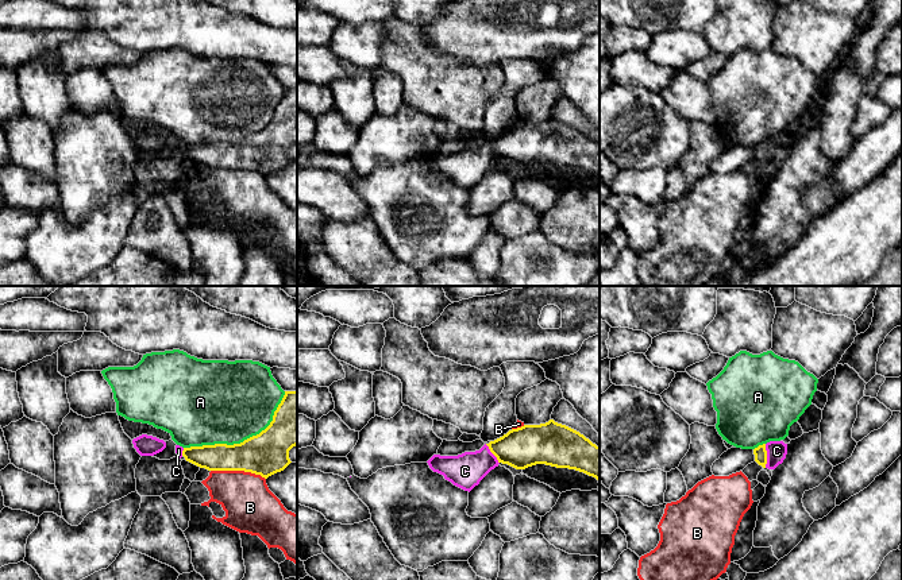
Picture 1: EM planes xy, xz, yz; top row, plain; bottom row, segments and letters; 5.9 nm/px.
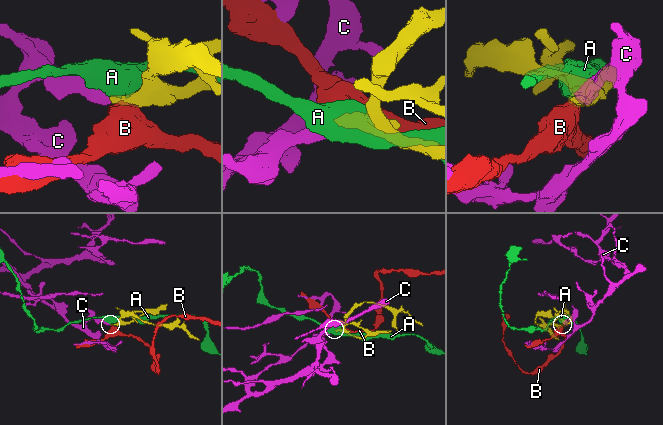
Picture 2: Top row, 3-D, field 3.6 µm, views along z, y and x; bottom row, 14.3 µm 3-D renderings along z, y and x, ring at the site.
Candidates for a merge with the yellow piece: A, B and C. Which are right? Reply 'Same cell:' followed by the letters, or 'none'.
Same cell: C

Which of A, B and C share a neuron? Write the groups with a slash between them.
A / B / C

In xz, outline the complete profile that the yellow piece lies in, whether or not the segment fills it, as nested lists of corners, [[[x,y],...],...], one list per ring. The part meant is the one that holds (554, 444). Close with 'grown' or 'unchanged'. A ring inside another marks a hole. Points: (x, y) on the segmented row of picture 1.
[[[554,419],[512,429],[475,452],[433,455],[427,463],[433,472],[469,492],[500,463],[516,469],[546,464],[575,469],[600,480],[600,446]]]; grown

